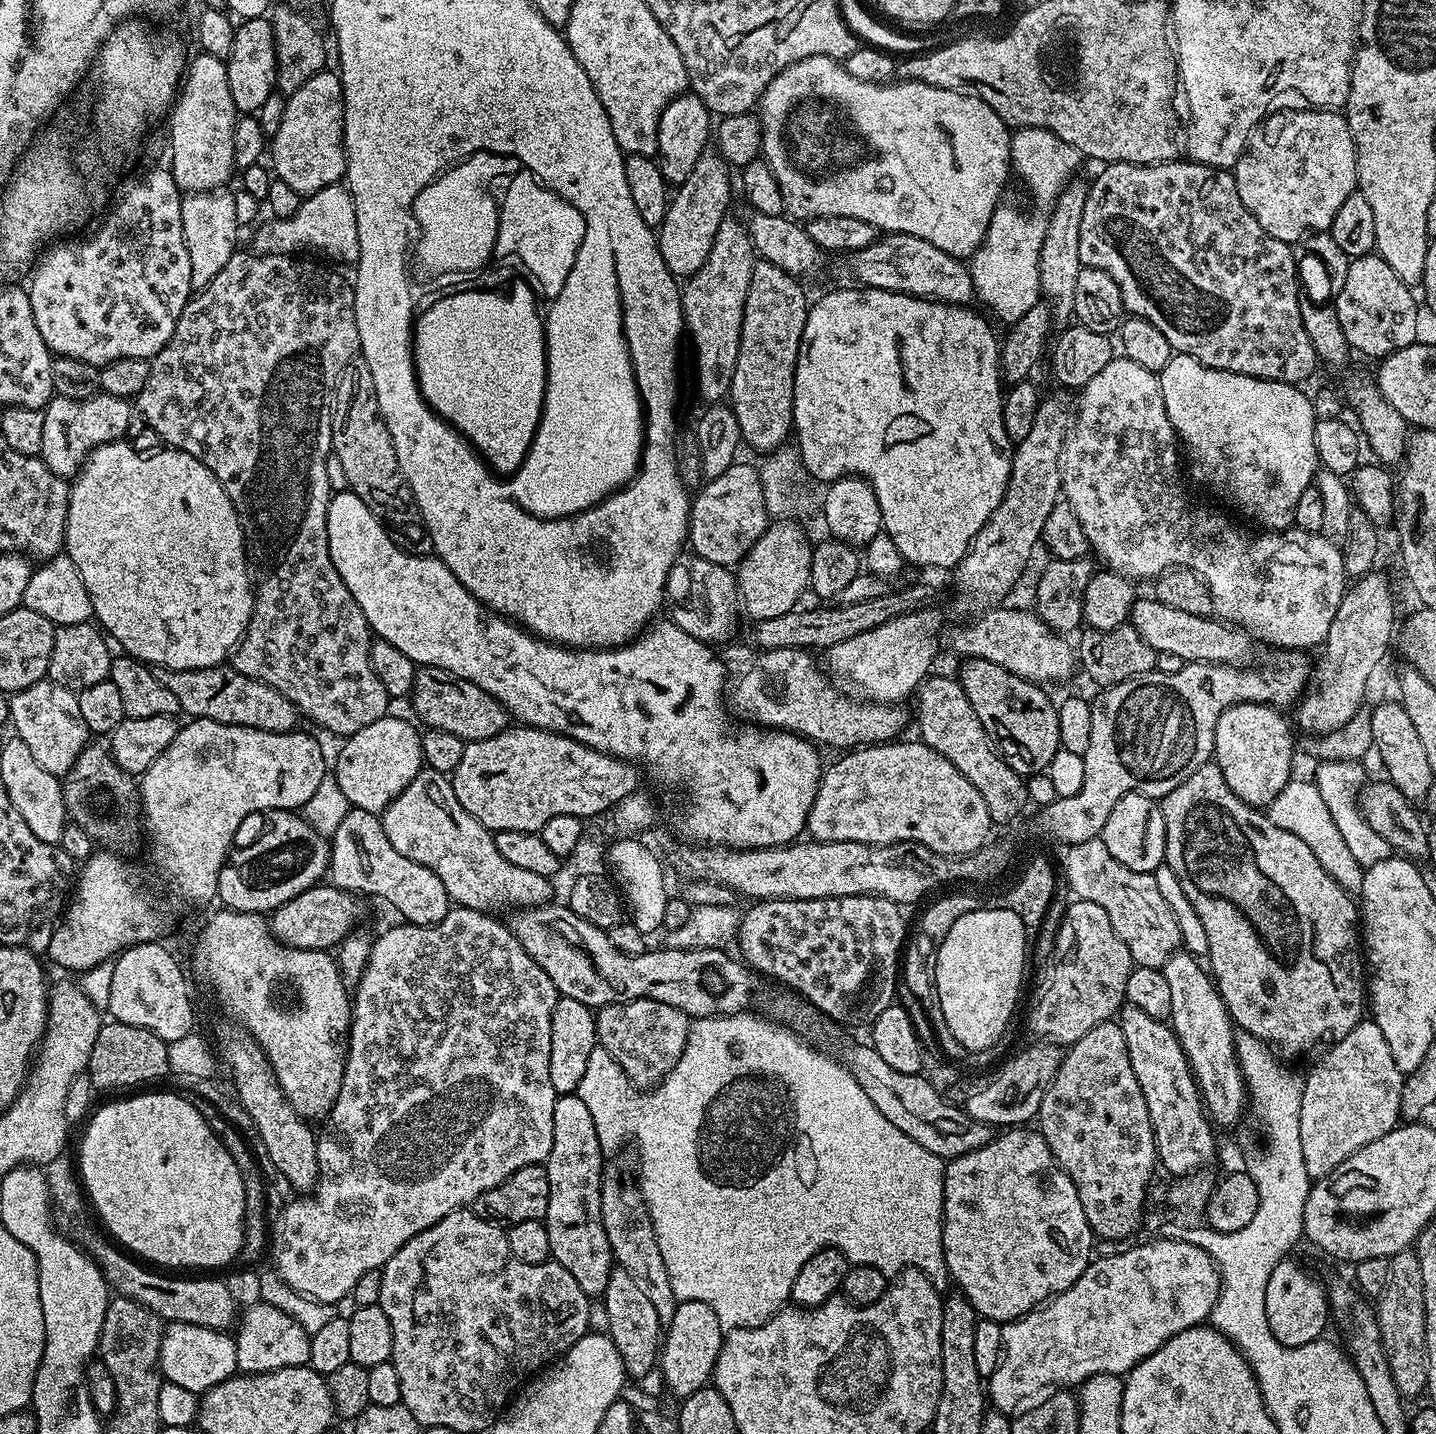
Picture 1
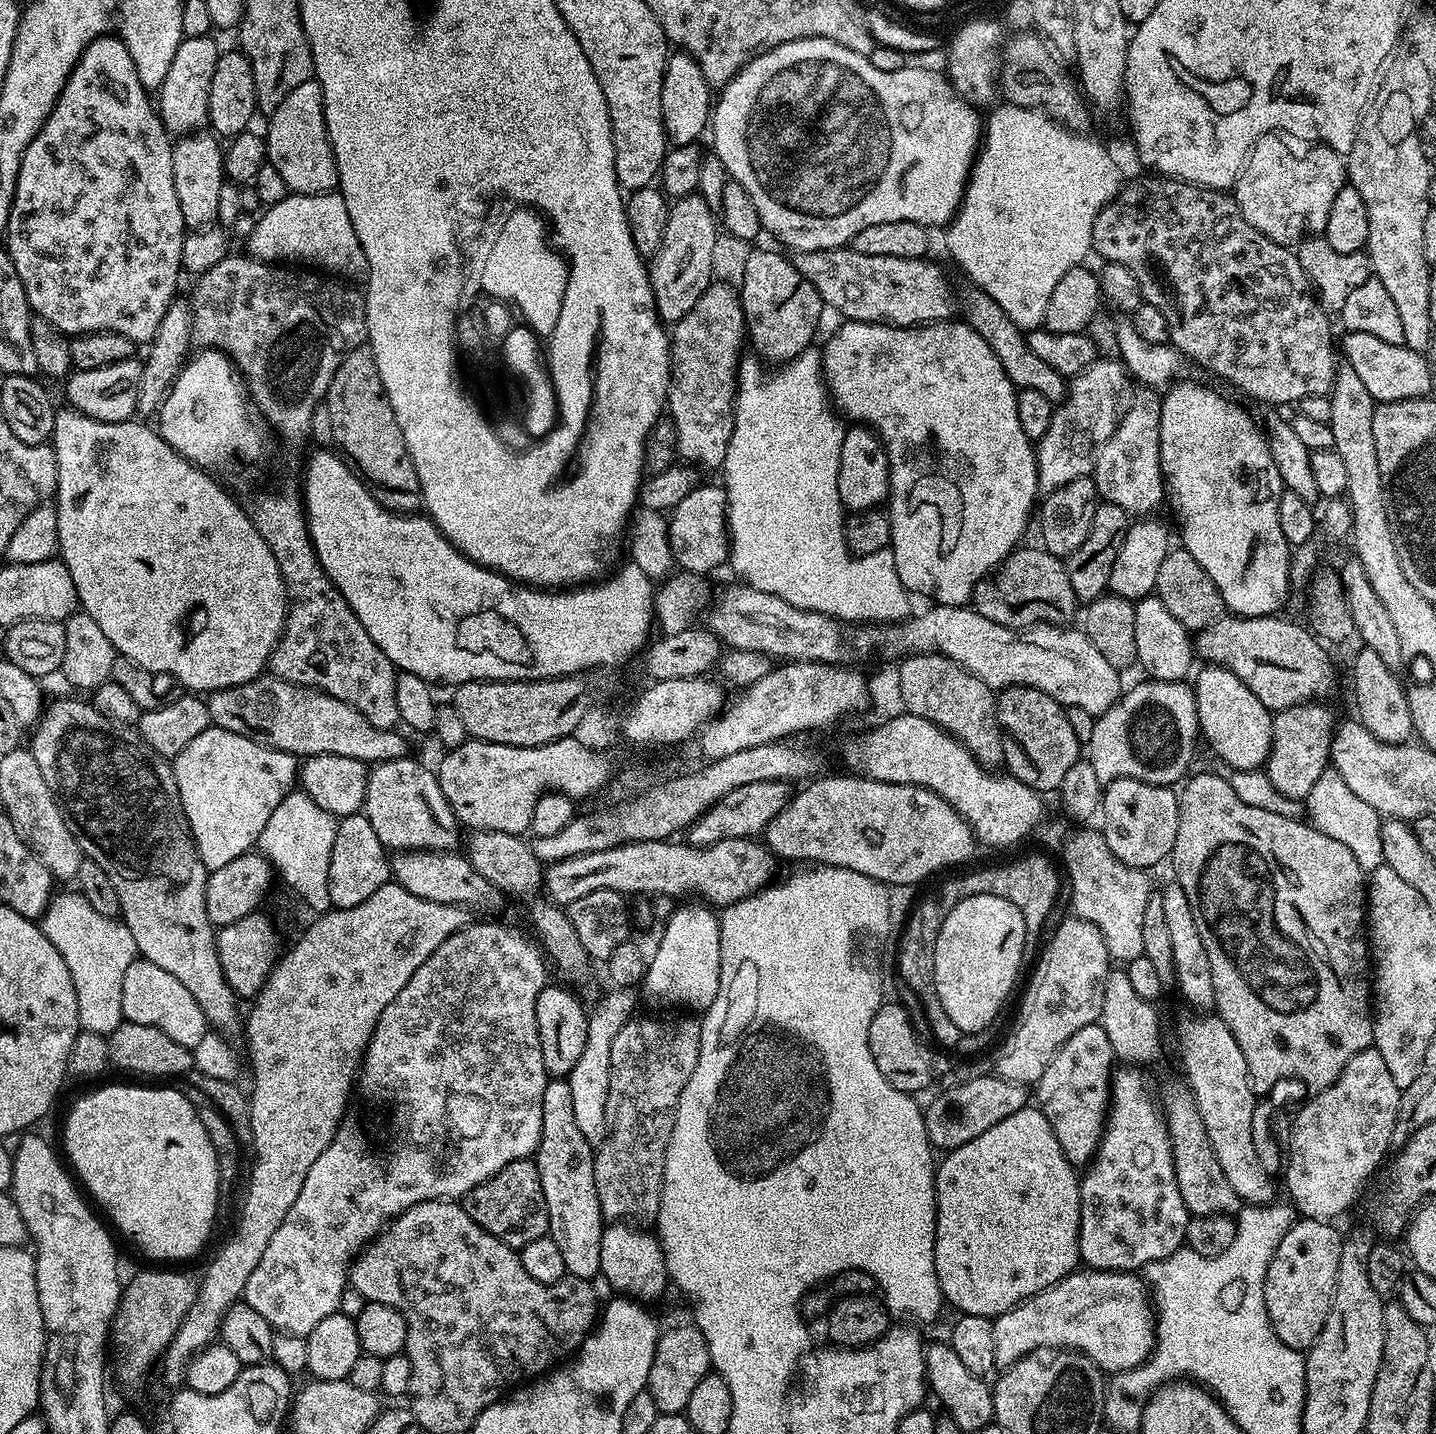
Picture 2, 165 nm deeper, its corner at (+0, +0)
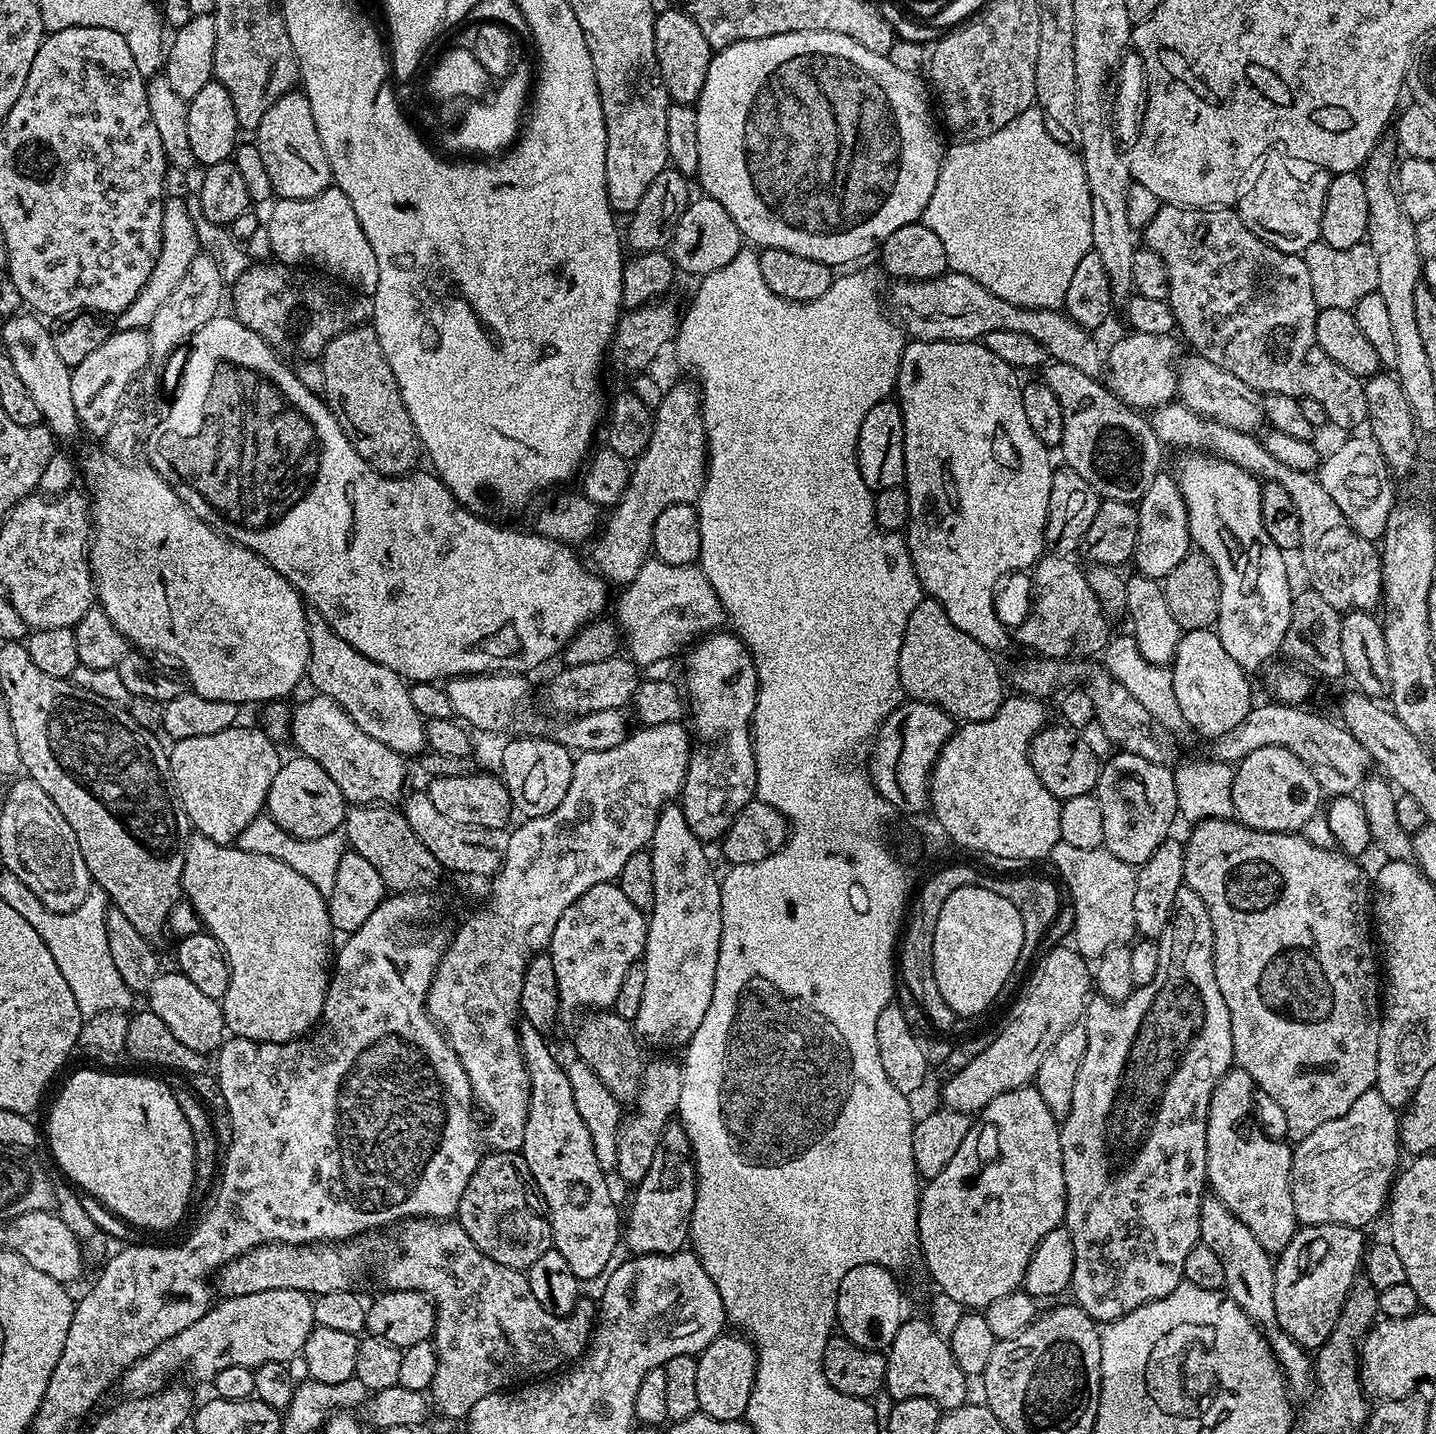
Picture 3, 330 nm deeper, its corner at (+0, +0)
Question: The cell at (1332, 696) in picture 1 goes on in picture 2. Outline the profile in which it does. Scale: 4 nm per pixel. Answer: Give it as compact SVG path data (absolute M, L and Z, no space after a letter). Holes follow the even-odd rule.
M1324 702L1299 704L1275 713L1272 717L1272 749L1268 755L1266 773L1278 793L1288 799L1304 802L1314 782L1330 768L1332 734L1338 719Z

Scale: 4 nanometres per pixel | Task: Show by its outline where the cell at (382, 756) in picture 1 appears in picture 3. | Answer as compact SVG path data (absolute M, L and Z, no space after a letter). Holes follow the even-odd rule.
M293 755L293 760L285 759L268 791L267 815L289 836L303 840L322 838L322 834L337 831L343 825L346 815L346 801L338 782L322 770L318 762L309 756Z

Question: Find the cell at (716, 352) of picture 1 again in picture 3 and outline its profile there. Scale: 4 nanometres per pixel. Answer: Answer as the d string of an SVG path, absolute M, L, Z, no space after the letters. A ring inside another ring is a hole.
M676 384L664 392L661 404L654 410L650 446L631 465L624 497L609 511L612 512L609 516L607 513L598 535L591 541L591 567L613 585L627 586L632 583L646 557L652 552L654 522L658 514L666 510L666 506L695 505L700 499L700 491L704 489L704 480L708 477L708 435L704 429L704 417L700 415L700 392L693 385L692 388L688 384Z

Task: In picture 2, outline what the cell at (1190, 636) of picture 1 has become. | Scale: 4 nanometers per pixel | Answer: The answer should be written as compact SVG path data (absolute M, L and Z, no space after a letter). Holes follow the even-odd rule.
M1225 614L1213 622L1209 628L1201 628L1194 636L1194 652L1212 666L1230 670L1246 682L1248 689L1266 706L1269 712L1275 714L1293 708L1299 704L1324 698L1336 680L1336 672L1332 669L1332 660L1323 643L1303 623L1295 624L1292 620L1283 620L1283 615L1275 616L1234 616Z

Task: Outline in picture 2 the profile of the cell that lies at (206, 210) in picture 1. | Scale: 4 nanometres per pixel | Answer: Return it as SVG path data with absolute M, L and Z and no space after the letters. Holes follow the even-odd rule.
M208 130L181 135L173 143L172 161L174 162L174 190L178 194L178 206L182 206L185 225L192 230L207 227L216 220L218 190L222 190L226 182L224 148L221 141Z

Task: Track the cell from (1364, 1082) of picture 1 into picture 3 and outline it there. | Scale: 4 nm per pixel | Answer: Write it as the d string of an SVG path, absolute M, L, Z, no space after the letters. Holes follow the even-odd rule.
M1375 1087L1366 1090L1358 1102L1354 1102L1354 1106L1350 1106L1350 1110L1346 1114L1342 1114L1342 1118L1334 1118L1330 1122L1322 1122L1322 1126L1318 1126L1318 1130L1314 1130L1310 1134L1306 1134L1306 1138L1302 1138L1292 1148L1292 1181L1290 1182L1290 1190L1294 1198L1294 1210L1296 1211L1297 1221L1301 1225L1306 1224L1341 1224L1342 1226L1350 1226L1351 1228L1367 1229L1368 1223L1375 1218L1376 1215L1385 1211L1386 1205L1390 1199L1390 1185L1398 1174L1396 1163L1402 1157L1402 1145L1400 1143L1400 1125L1398 1123L1398 1112L1390 1106L1390 1102L1386 1102L1386 1098L1382 1098L1382 1094L1376 1092Z

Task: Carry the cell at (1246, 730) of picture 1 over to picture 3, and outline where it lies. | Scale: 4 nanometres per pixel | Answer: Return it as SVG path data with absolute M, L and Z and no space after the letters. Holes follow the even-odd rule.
M1199 628L1193 632L1184 632L1170 669L1175 697L1178 698L1187 727L1192 732L1201 732L1209 738L1225 736L1238 727L1254 707L1252 688L1248 685L1249 673L1242 671L1238 662L1226 654L1215 631Z

